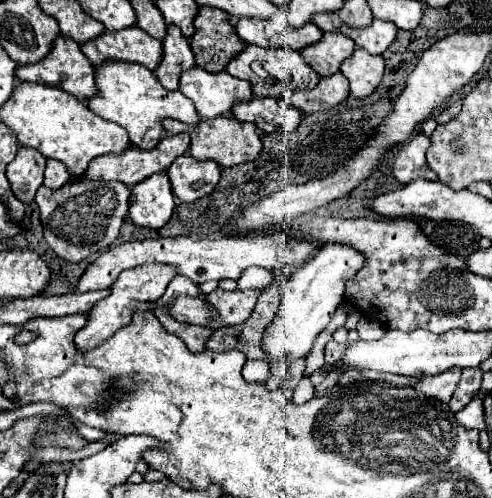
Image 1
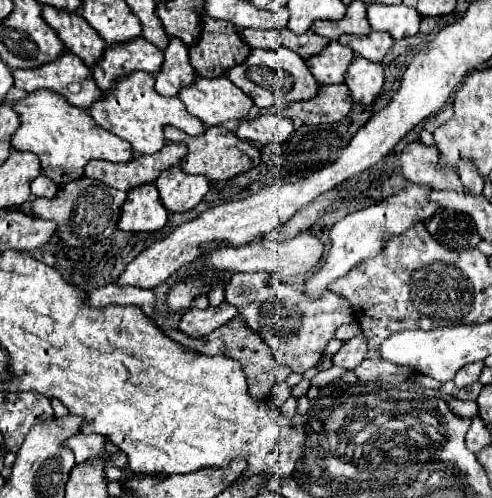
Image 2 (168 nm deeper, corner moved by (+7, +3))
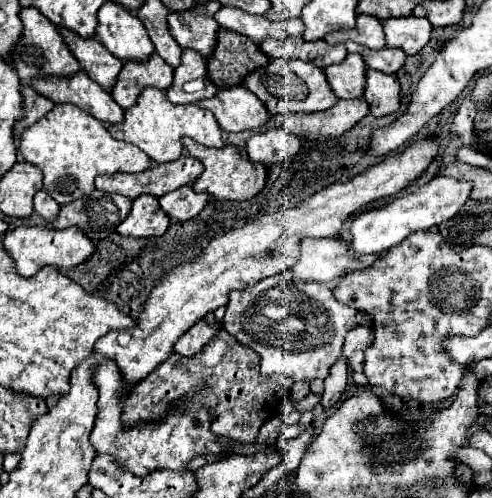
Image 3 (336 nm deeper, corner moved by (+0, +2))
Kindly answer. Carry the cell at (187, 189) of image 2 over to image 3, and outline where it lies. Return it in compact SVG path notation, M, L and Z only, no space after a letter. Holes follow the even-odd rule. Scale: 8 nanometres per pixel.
M181 186L179 190L161 196L159 204L169 218L185 222L185 220L195 218L205 208L207 198L209 198L207 194L193 192L191 186Z

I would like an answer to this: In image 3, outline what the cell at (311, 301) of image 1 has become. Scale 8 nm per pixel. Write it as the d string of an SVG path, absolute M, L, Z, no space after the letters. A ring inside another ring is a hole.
M437 176L423 188L397 196L389 204L381 208L371 208L367 212L357 214L357 218L351 224L351 246L355 250L355 256L365 256L365 254L381 254L387 252L389 248L397 246L403 242L409 234L419 232L419 230L429 230L431 226L439 226L447 220L451 220L459 208L467 202L473 186L467 180L455 180L447 176Z

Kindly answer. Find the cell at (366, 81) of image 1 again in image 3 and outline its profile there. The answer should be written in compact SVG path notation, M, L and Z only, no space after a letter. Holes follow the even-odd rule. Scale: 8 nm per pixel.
M371 68L367 70L367 88L363 98L367 100L373 116L383 118L397 112L401 106L399 90L399 80L395 76Z

